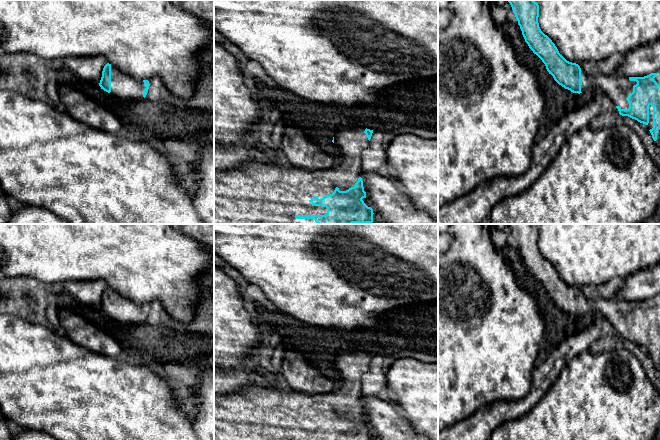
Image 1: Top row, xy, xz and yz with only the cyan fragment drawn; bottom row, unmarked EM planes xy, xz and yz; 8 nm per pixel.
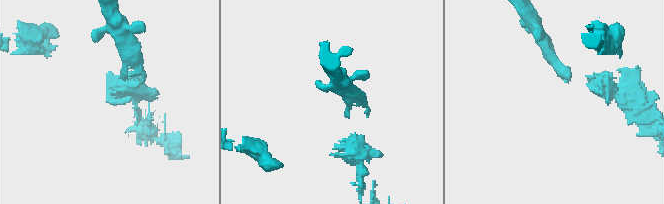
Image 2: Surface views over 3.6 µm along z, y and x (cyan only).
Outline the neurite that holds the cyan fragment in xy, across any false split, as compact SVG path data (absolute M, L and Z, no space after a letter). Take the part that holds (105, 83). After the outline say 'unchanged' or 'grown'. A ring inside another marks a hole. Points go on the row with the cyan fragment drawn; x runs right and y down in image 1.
M107 63L99 86L121 100L142 100L146 97L150 84L148 80L137 80Z; grown

